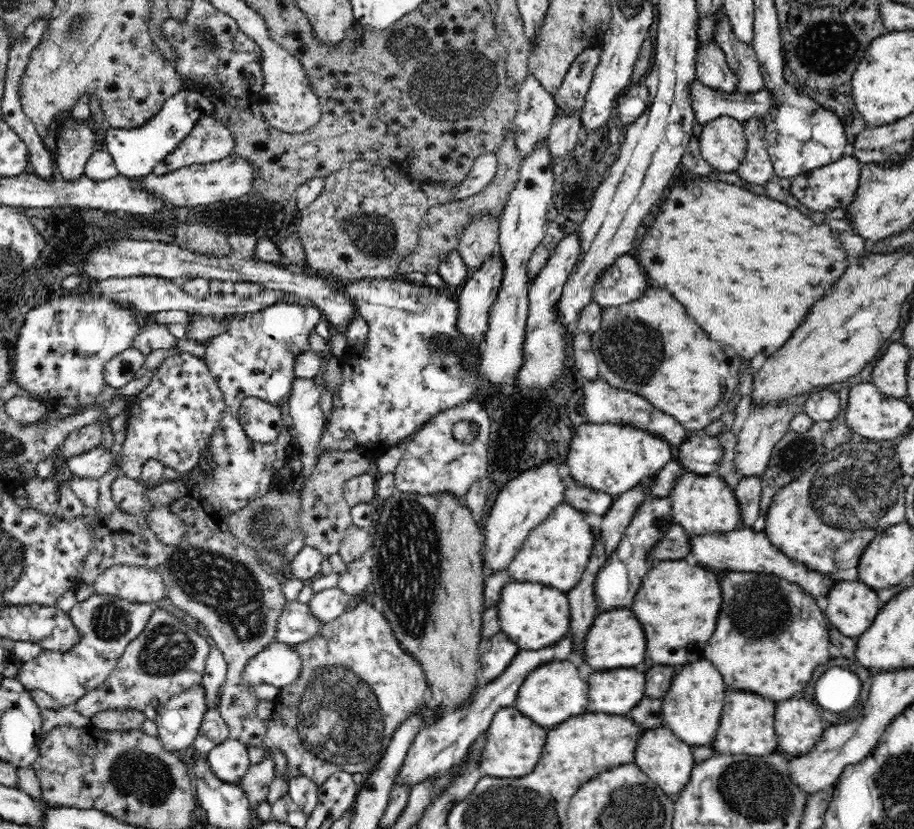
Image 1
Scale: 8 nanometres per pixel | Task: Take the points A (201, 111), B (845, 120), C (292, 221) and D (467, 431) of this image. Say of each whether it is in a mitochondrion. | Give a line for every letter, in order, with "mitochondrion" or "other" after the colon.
A: other
B: other
C: other
D: mitochondrion

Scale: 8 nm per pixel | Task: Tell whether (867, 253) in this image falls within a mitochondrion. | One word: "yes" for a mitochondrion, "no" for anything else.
no

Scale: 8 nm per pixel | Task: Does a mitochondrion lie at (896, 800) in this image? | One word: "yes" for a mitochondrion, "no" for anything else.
yes

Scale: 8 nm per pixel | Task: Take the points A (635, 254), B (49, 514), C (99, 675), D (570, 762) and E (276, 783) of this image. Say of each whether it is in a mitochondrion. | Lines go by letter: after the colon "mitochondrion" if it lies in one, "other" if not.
A: other
B: other
C: other
D: other
E: other

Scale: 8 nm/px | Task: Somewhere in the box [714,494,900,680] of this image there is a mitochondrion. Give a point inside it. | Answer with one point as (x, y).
(757, 605)

